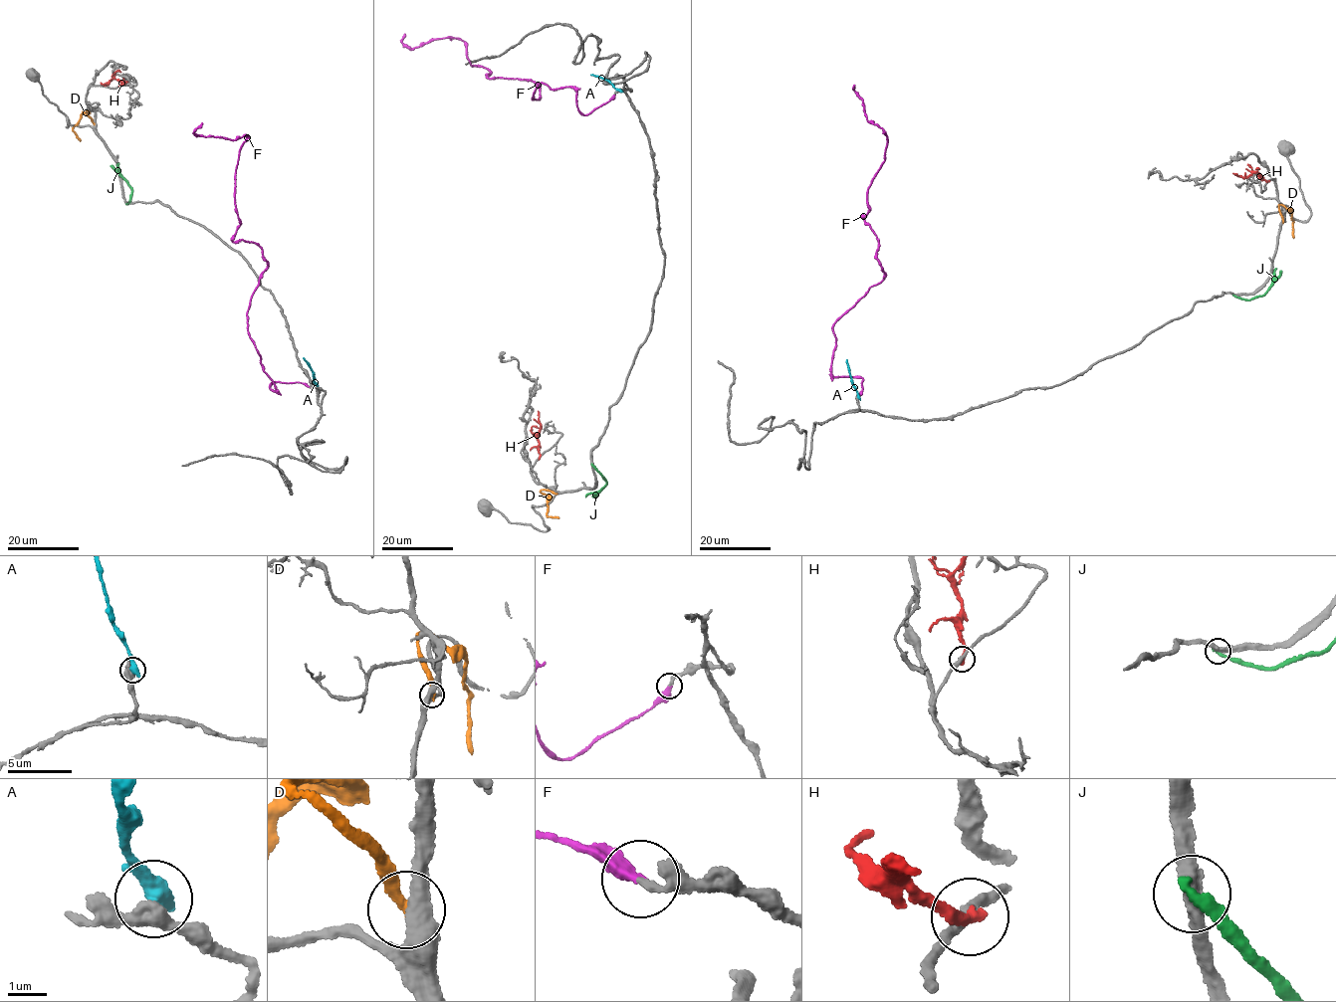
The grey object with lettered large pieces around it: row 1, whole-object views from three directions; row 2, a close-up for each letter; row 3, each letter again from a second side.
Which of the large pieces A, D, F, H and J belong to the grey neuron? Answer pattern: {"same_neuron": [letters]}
{"same_neuron": ["F"]}

